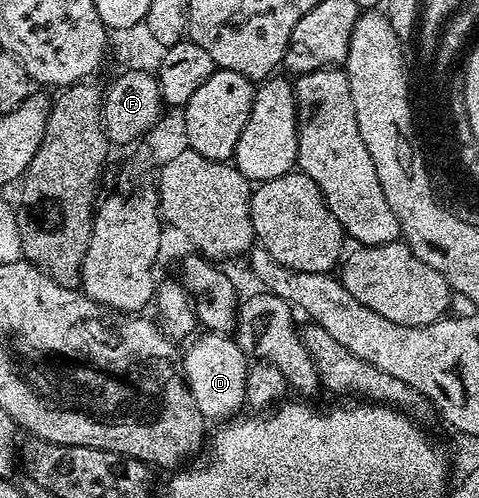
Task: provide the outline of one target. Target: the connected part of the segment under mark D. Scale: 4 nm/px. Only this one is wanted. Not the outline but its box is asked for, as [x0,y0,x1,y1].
[180,332,247,420]

